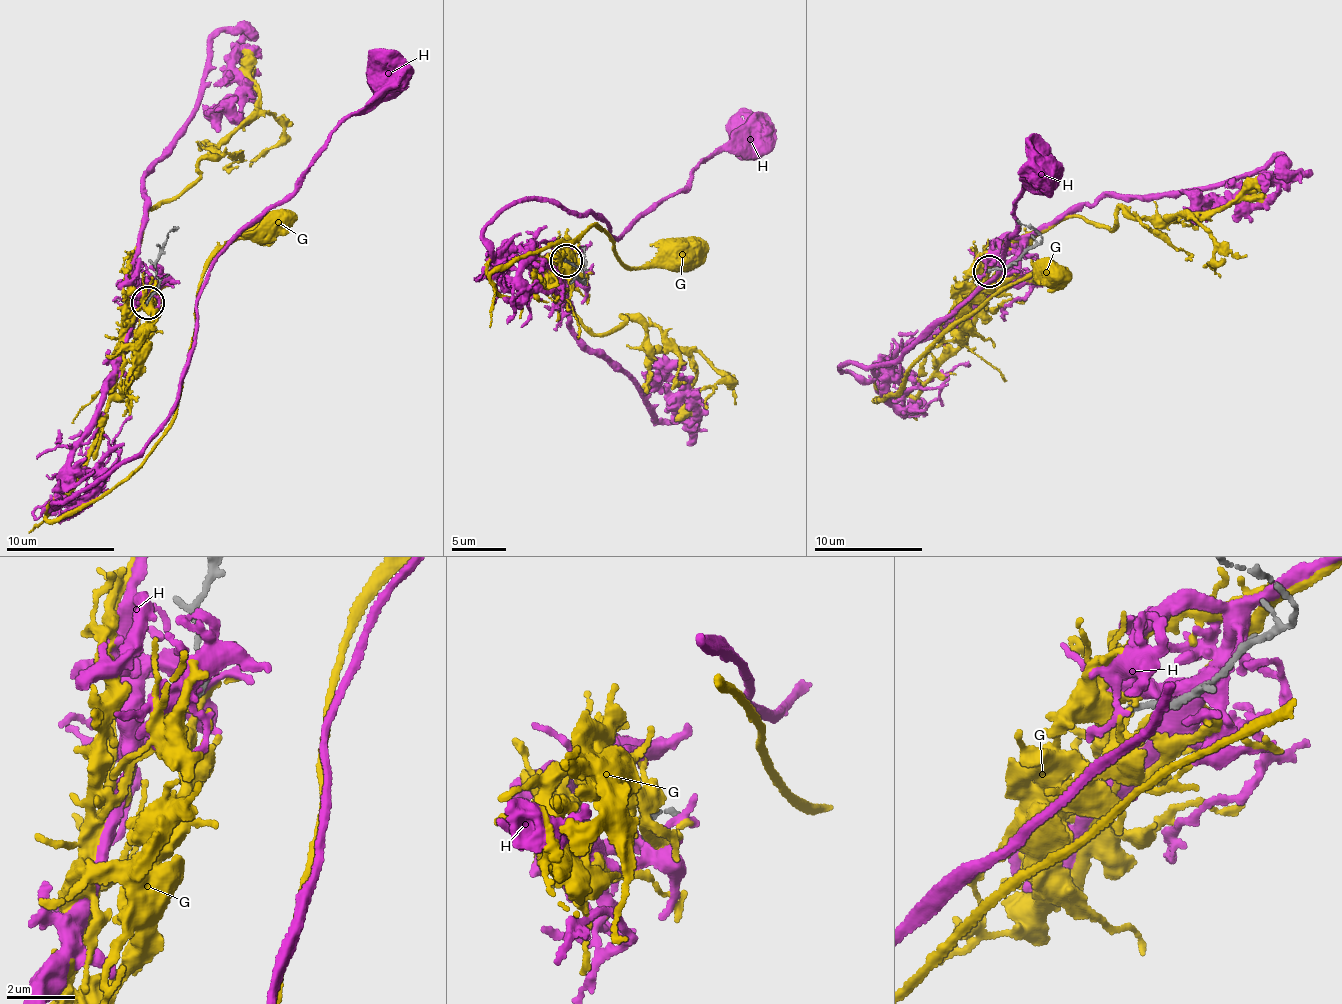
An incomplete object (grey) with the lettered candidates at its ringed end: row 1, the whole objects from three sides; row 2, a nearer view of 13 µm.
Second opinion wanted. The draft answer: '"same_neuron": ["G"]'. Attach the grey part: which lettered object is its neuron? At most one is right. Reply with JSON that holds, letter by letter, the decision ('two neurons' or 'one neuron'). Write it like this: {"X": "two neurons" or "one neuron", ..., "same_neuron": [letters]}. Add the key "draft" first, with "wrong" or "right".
{"draft": "right", "G": "one neuron", "H": "two neurons", "same_neuron": ["G"]}

